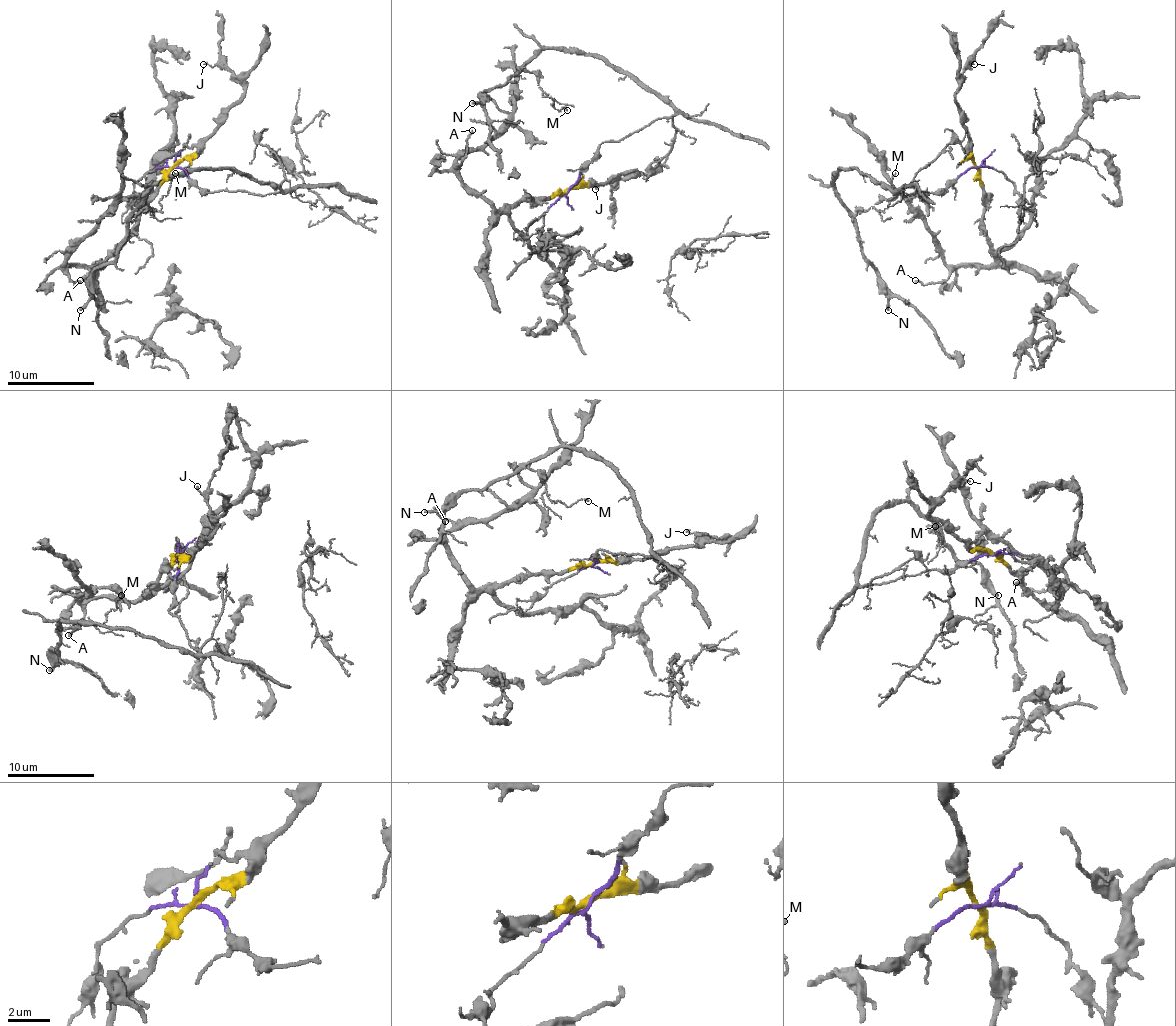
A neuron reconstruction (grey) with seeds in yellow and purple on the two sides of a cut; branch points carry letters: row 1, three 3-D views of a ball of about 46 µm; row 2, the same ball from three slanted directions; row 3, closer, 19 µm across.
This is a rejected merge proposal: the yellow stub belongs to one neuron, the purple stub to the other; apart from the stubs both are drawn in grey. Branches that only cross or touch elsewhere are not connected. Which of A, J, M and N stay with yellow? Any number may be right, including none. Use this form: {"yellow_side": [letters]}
{"yellow_side": ["A", "J"]}

